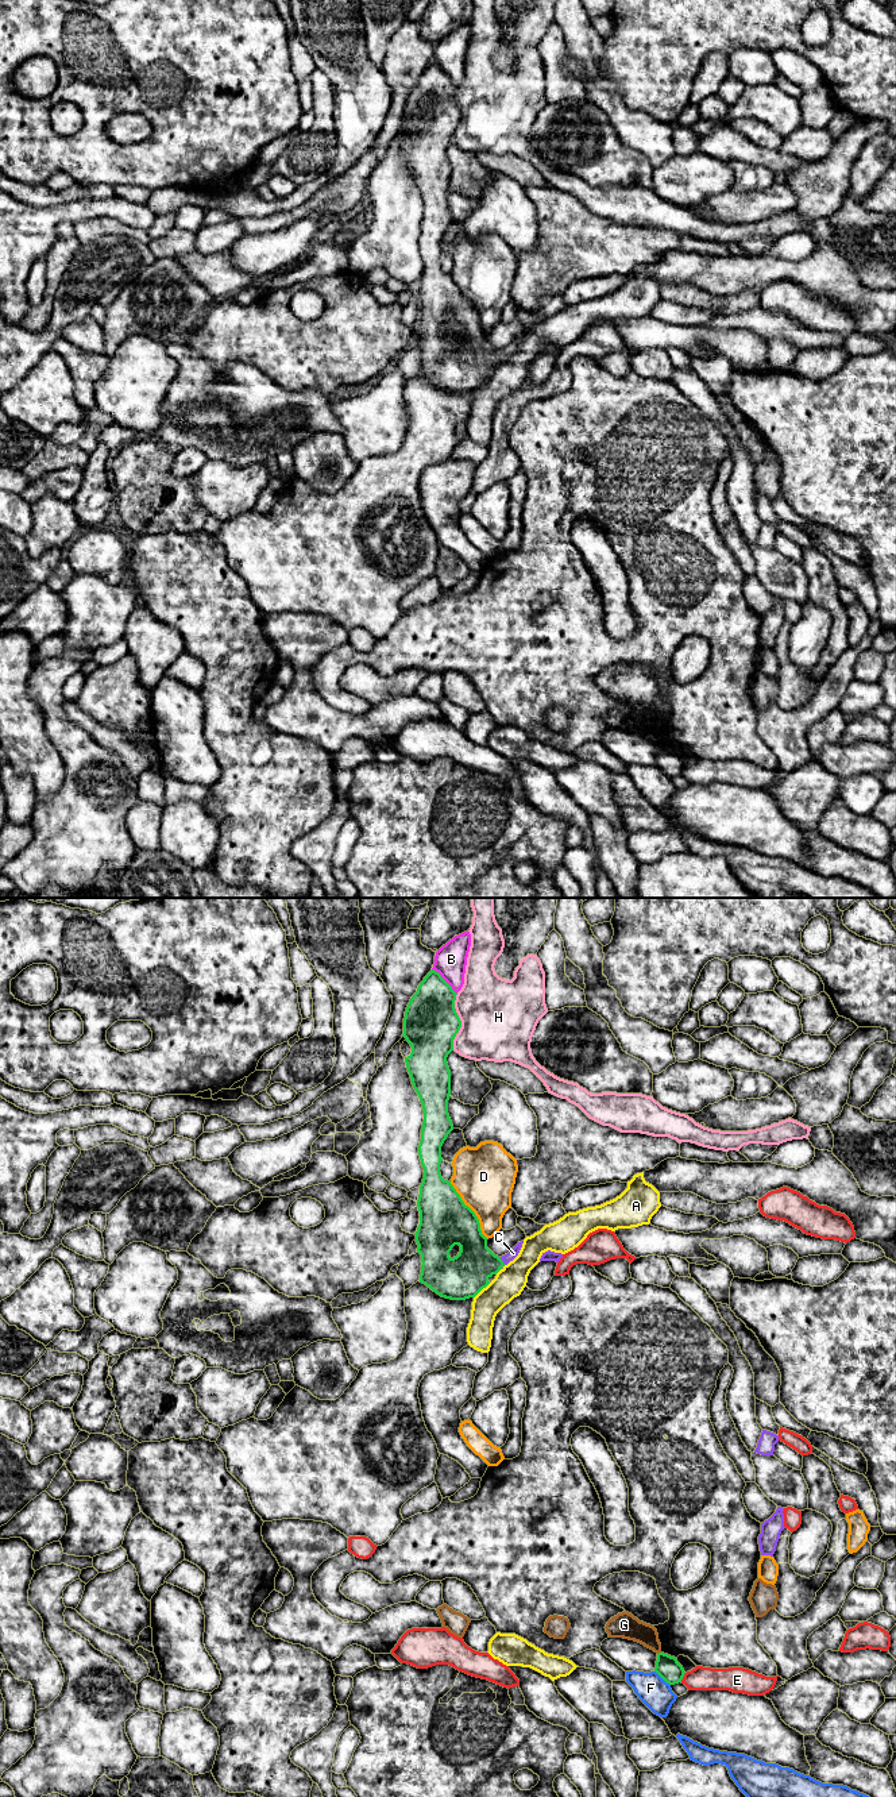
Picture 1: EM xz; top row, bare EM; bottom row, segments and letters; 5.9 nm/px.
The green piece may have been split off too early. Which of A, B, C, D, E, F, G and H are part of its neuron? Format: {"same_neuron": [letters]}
{"same_neuron": ["C"]}

